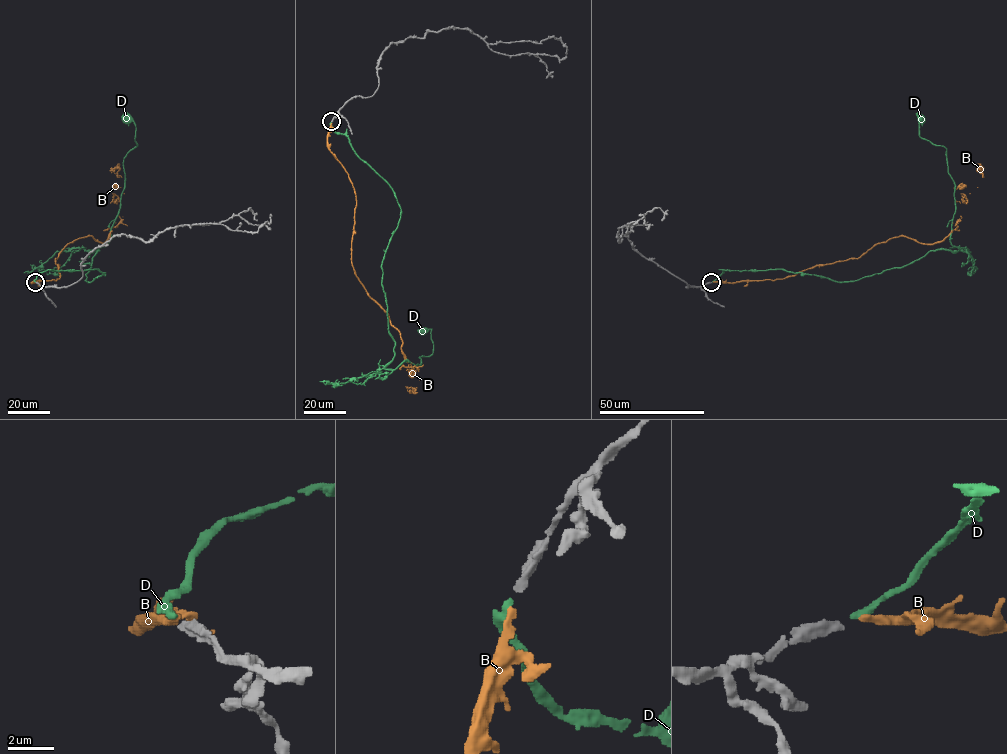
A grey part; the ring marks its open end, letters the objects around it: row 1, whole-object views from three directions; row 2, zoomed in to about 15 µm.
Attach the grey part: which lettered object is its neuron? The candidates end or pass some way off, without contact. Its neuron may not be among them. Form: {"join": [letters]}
{"join": ["D"]}

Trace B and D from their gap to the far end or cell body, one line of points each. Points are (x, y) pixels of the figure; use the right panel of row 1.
B: (713, 282), (783, 279), (900, 236), (941, 242), (961, 218), (962, 197), (978, 187), (976, 171)
D: (712, 281), (724, 270), (778, 269), (852, 281), (929, 251), (958, 251), (946, 148), (919, 136), (921, 119)

